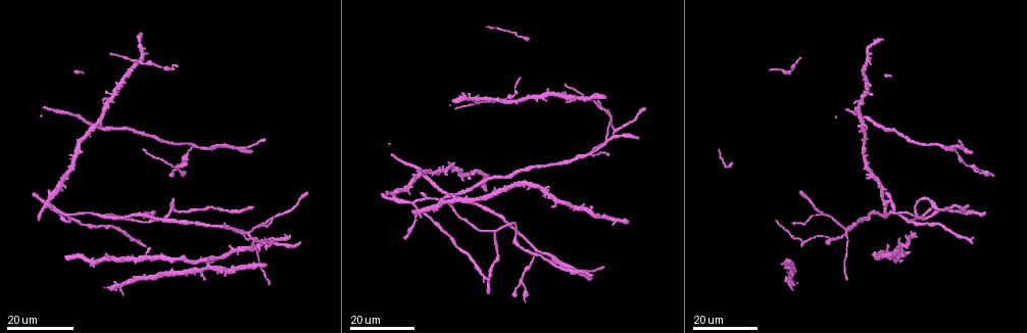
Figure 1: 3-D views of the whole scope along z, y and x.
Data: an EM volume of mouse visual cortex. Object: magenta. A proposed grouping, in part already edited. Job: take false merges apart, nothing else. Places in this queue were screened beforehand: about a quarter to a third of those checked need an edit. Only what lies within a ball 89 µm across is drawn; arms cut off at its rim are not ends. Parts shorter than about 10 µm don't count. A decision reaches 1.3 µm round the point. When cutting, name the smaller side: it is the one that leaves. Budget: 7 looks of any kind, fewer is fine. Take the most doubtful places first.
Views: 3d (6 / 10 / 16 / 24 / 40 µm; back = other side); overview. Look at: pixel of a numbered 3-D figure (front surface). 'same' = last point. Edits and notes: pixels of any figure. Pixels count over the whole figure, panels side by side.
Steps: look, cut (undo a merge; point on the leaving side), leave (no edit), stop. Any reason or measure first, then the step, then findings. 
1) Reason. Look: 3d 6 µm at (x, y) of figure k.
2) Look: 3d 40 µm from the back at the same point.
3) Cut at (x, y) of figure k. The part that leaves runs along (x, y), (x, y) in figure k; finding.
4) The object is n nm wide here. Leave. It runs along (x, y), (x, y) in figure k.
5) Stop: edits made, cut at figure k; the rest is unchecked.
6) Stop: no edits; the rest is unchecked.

Small branch off a trunk. Look: 3d 16 µm at (846, 237) of figure 1.

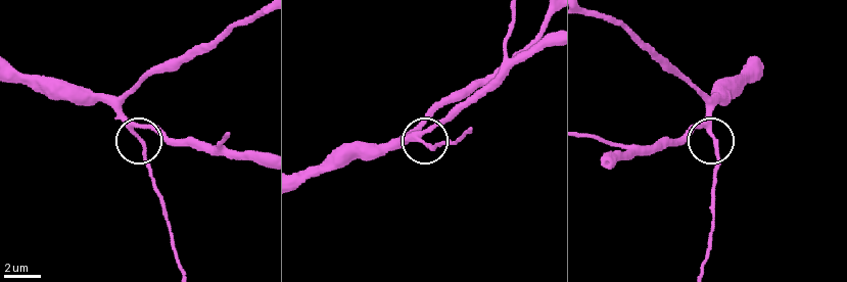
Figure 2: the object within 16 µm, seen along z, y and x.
Closer look. Look: 3d 10 µm at (130, 128) of figure 2.

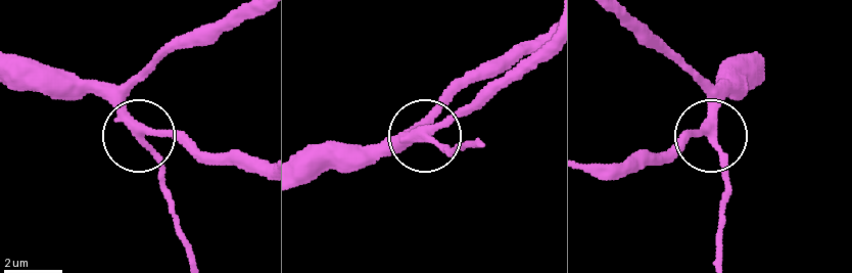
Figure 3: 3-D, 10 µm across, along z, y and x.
Leave. It runs along (759, 70), (725, 96), (711, 140), (730, 189) in figure 3; continuous, no second cell.

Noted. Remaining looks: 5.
A fork. Look: 3d 24 µm at (617, 128) of figure 1.

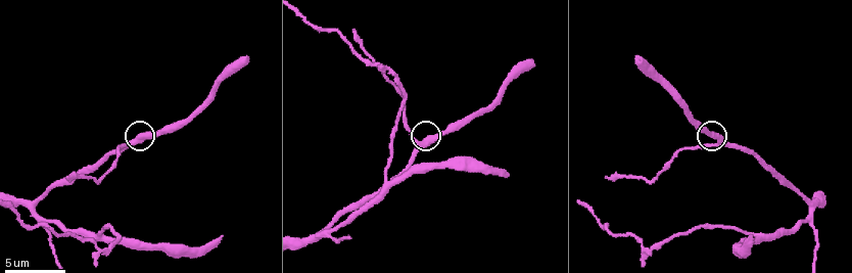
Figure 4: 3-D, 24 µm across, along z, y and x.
Look: 3d 6 µm at (135, 141) of figure 4.

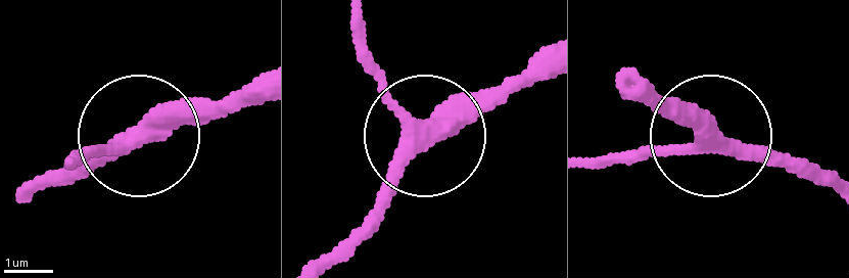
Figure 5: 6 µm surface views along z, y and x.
3 arms meet here. Leave. It runs along (325, 258), (419, 136), (354, 42) in figure 5; continuous, no second cell.

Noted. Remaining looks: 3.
A fork. Look: 3d 16 µm at (924, 219) of figure 1.

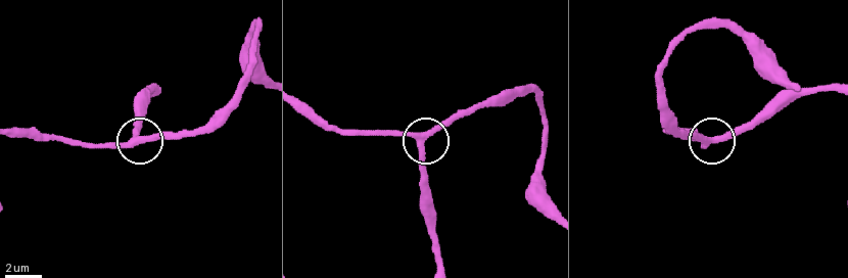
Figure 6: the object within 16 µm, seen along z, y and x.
Look: 3d 6 µm at (421, 144) of figure 6.

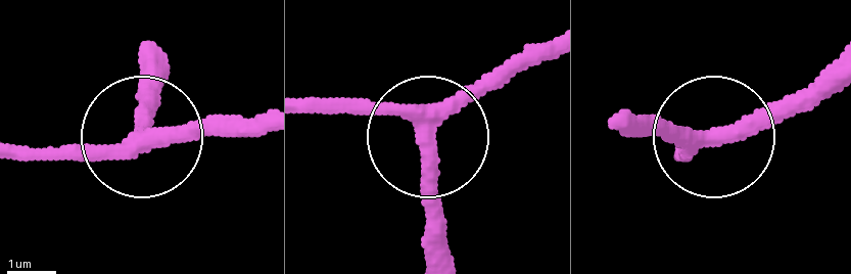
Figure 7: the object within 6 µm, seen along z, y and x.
The object is 320 nm wide here. Leave. All the same cell.

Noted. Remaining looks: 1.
Stop: no edits; the rest is unchecked.

